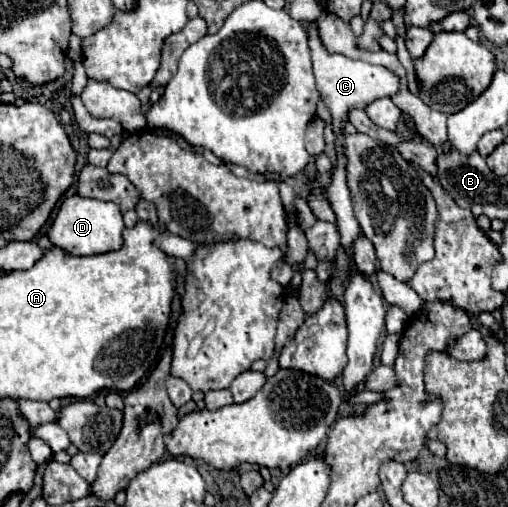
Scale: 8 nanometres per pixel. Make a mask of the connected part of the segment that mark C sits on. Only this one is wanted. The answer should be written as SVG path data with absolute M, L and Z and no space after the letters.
M316 23L310 25L308 29L308 47L310 47L310 55L312 55L312 63L314 63L314 75L316 75L316 85L320 91L320 97L324 99L326 107L332 113L332 121L342 129L344 121L346 121L346 113L352 107L366 107L368 103L382 99L382 97L390 97L398 91L398 75L394 71L388 71L386 67L378 67L378 65L370 65L366 61L354 61L348 59L344 55L330 55L326 53L324 45L318 39L318 31L316 31Z

